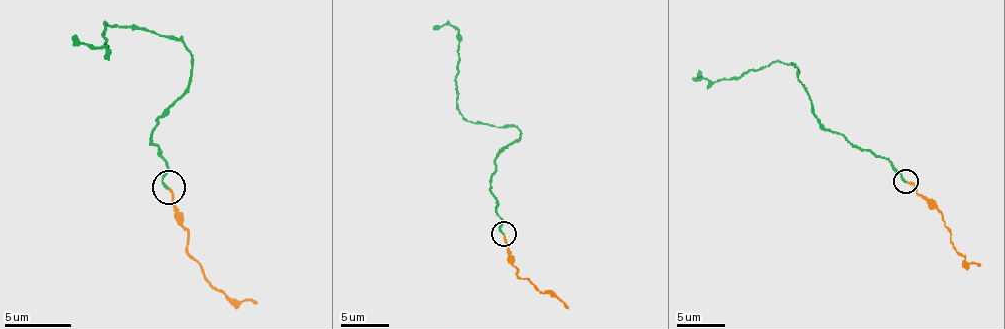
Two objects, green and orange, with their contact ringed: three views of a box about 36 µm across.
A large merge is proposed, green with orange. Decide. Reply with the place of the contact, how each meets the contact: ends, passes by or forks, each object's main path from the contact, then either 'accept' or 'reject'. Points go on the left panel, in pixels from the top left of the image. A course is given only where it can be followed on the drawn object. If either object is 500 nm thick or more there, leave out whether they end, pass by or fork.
place (169, 187); green ends; orange ends; course green (168, 188), (168, 165), (151, 141), (158, 118), (184, 91), (191, 51), (105, 21), (108, 51), (71, 35); course orange (168, 188), (174, 218), (188, 234), (188, 254), (204, 278), (238, 301), (258, 301); accept

